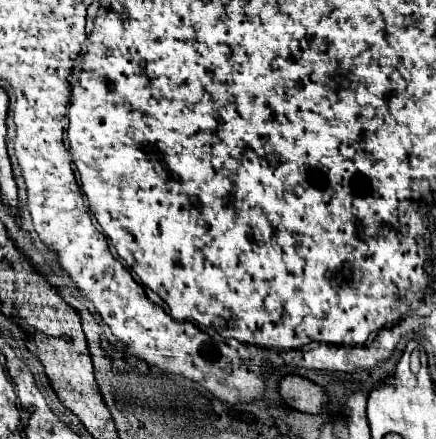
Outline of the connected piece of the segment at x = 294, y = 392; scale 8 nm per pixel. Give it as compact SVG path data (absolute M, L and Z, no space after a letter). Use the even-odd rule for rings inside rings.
M284 376L278 384L278 394L284 404L298 412L318 414L326 404L322 388L302 376Z

